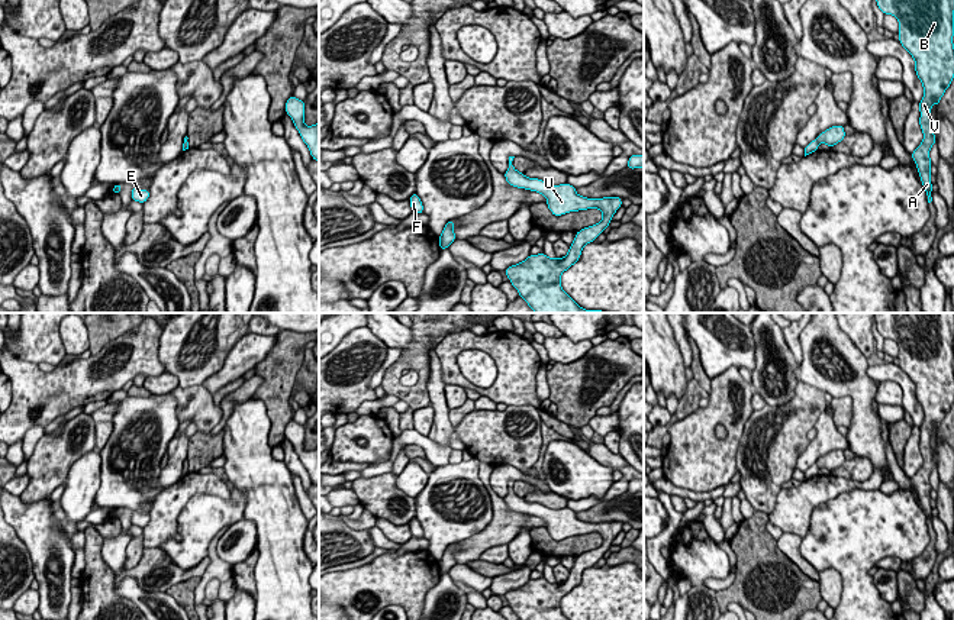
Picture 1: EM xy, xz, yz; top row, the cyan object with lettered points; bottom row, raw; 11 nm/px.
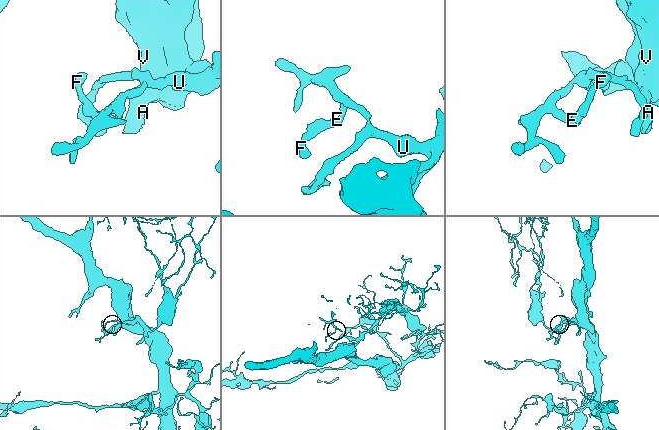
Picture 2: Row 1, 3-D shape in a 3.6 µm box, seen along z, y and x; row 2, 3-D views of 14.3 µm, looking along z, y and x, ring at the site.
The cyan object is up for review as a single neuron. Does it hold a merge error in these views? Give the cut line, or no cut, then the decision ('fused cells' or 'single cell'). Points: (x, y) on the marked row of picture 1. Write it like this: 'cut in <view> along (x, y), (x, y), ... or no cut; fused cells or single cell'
no cut; single cell

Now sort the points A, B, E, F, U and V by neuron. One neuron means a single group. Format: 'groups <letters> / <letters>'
groups A B E F U V

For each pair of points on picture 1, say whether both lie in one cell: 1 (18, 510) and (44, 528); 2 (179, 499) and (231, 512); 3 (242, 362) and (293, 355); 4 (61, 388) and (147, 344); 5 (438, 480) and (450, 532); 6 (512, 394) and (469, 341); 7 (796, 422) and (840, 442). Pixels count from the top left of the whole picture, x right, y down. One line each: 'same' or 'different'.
1: same
2: different
3: different
4: same
5: same
6: same
7: different

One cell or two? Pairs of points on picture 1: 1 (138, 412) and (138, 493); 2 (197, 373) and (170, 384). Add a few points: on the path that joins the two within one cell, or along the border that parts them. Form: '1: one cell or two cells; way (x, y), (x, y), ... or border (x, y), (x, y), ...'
1: one cell; way (138, 432), (138, 446), (141, 449), (138, 472)
2: two cells; border (166, 371), (177, 378), (179, 386)

